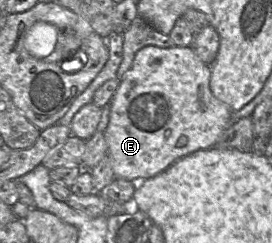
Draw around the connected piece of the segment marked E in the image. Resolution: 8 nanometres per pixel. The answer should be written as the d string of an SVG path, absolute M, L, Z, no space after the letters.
M145 46L135 54L130 69L123 75L111 100L110 121L105 131L115 178L140 183L164 172L177 160L220 142L233 123L233 111L213 95L210 77L210 66L200 60L190 46Z

